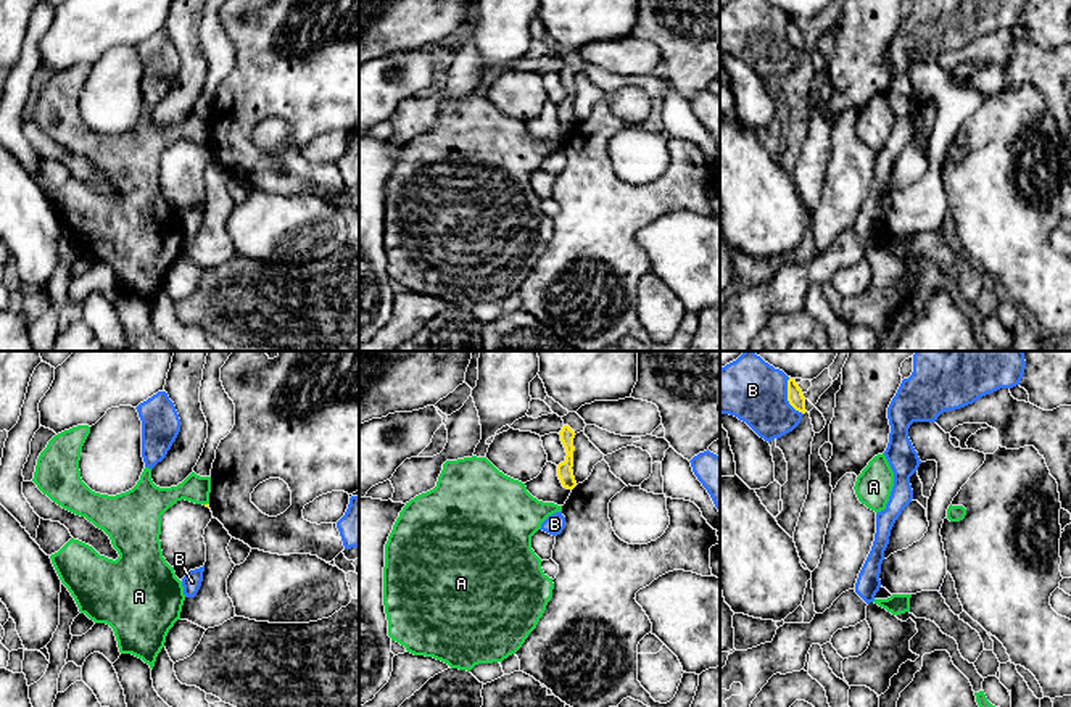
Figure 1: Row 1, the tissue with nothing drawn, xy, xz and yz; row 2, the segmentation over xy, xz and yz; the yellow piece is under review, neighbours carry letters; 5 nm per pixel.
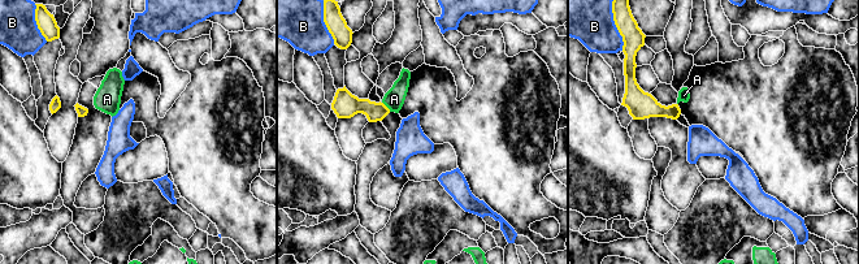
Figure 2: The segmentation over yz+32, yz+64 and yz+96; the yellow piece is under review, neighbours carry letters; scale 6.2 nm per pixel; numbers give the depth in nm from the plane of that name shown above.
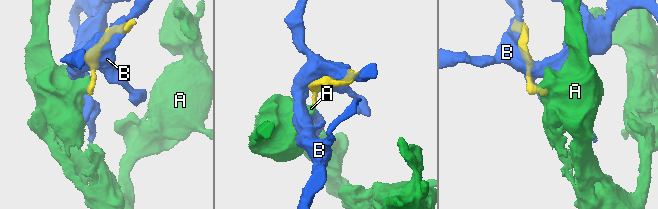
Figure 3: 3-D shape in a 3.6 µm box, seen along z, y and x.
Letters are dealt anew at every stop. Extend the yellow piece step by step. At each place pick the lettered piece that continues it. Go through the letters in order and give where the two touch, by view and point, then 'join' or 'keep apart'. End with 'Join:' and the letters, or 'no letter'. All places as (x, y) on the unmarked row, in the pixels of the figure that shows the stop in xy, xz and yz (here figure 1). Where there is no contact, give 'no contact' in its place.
A: contact xy (205, 144); keep apart
B: contact yz (788, 36); keep apart
Join: no letter

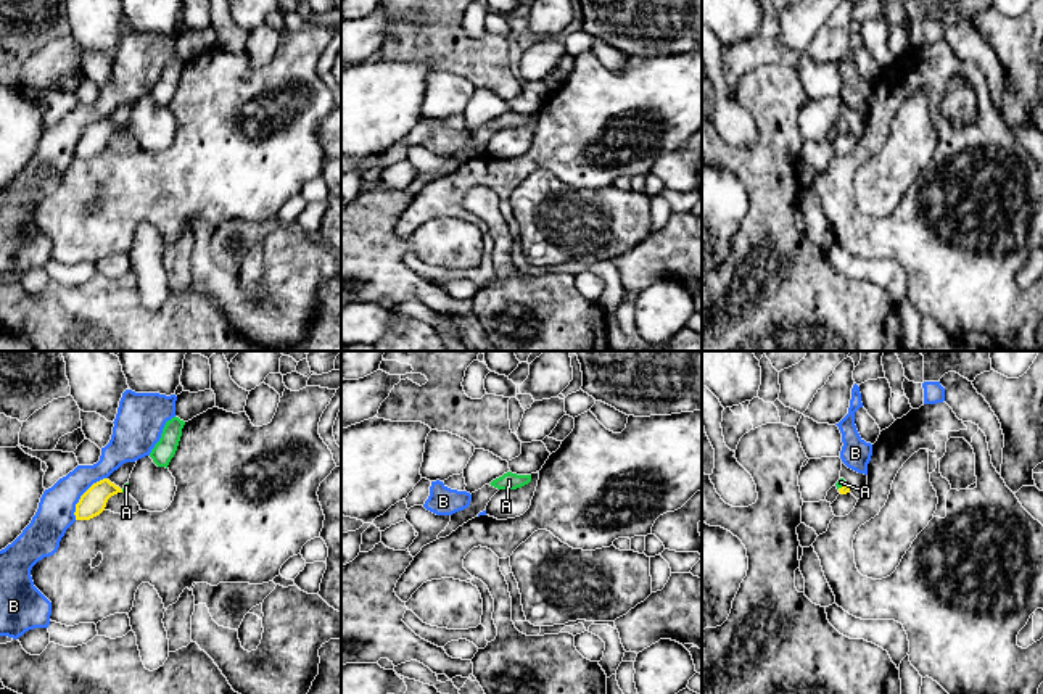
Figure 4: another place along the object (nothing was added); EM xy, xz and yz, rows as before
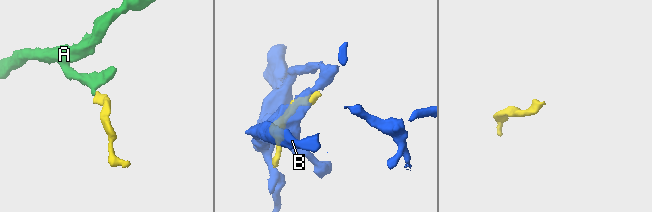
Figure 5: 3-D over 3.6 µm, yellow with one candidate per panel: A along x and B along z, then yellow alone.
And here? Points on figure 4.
A: contact yz (842, 126); join
B: contact xy (82, 134); keep apart
Join: A

